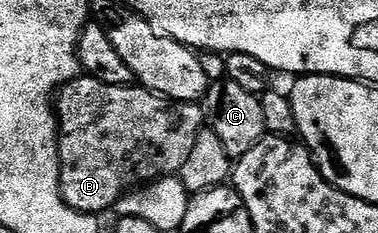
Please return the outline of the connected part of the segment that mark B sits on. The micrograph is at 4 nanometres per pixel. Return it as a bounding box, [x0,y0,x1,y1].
[57,77,205,215]

